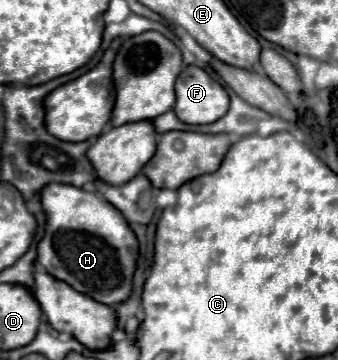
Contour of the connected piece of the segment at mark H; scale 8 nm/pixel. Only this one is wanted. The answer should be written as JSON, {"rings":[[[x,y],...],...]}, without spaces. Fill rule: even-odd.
{"rings":[[[50,183],[42,189],[42,207],[48,217],[48,231],[38,243],[38,263],[56,279],[68,283],[84,295],[94,297],[100,303],[124,303],[132,293],[132,277],[138,261],[138,239],[128,221],[124,221],[124,217],[120,217],[120,213],[112,209],[112,203],[104,201],[98,193],[62,183]]]}

